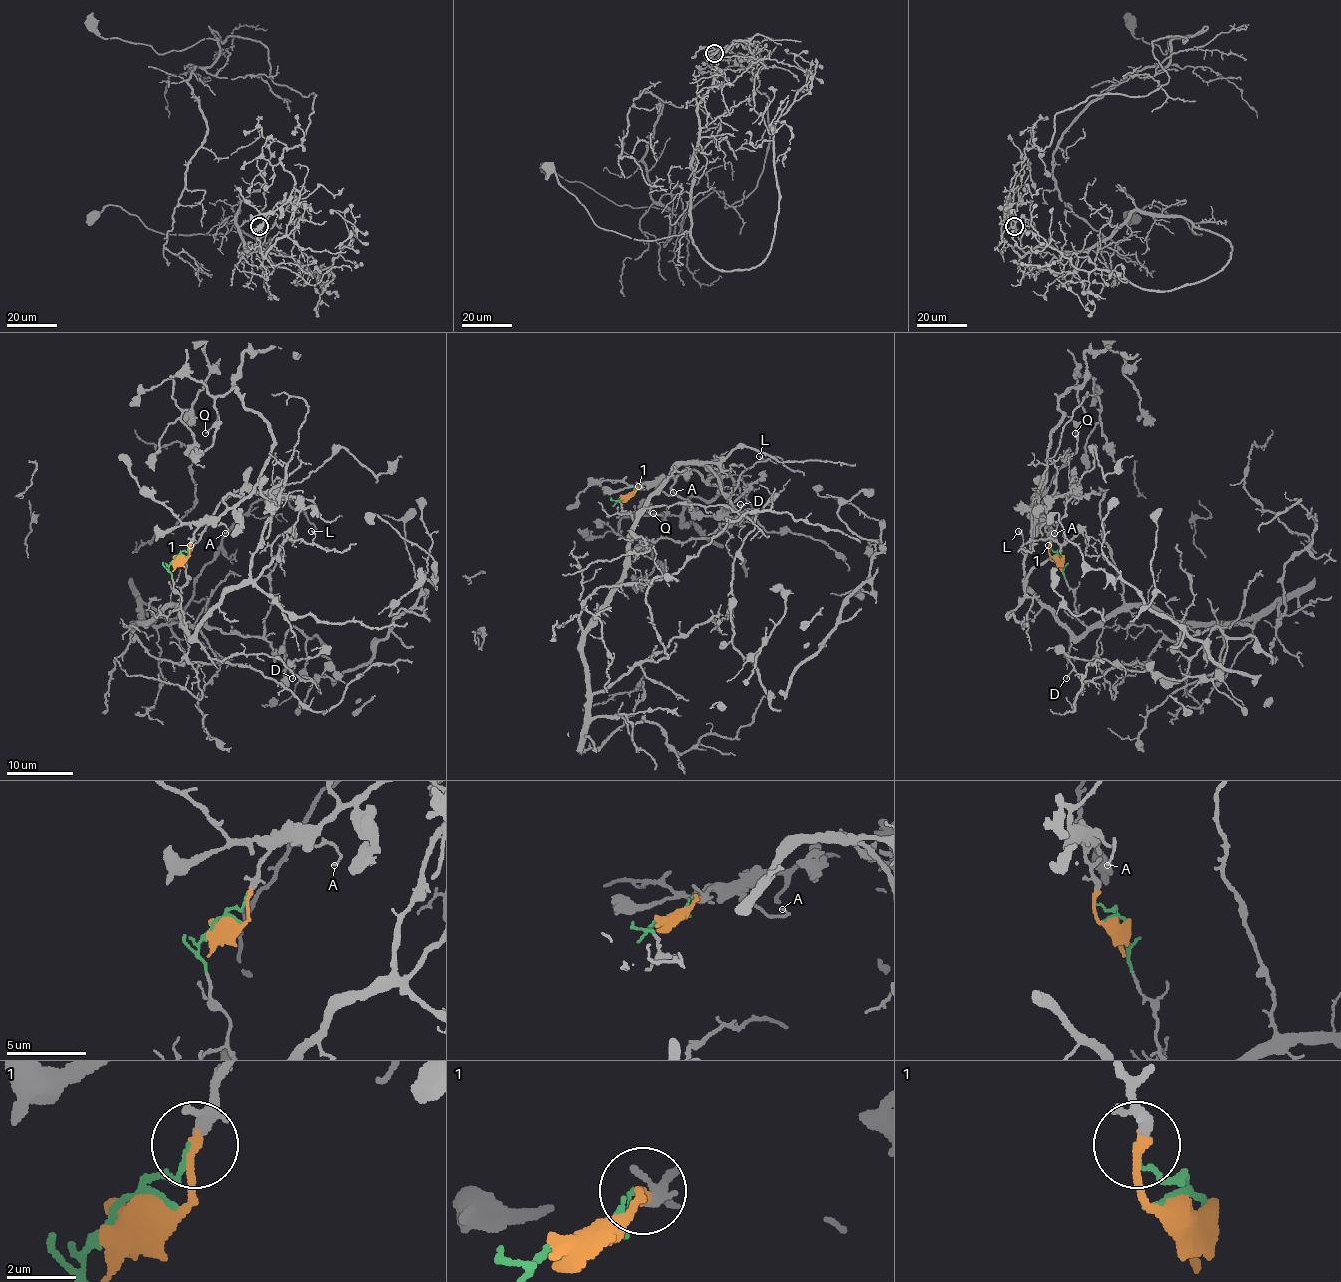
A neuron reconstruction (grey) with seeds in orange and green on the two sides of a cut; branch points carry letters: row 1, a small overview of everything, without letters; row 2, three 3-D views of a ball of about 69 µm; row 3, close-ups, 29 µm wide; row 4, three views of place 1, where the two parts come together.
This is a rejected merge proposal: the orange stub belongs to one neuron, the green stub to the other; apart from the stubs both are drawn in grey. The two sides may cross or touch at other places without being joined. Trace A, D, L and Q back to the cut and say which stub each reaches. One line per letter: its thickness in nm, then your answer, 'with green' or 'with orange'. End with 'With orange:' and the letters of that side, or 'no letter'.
A: 150 nm | with orange
D: 130 nm | with green
L: 190 nm | with green
Q: 130 nm | with orange
With orange: A, Q

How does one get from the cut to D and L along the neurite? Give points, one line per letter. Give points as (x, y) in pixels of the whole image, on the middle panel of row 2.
D: (626, 498), (616, 501), (629, 513), (633, 525), (646, 508), (682, 503), (726, 505), (737, 511), (740, 505)
L: (626, 498), (616, 501), (633, 525), (689, 463), (706, 465), (727, 498), (759, 457)

